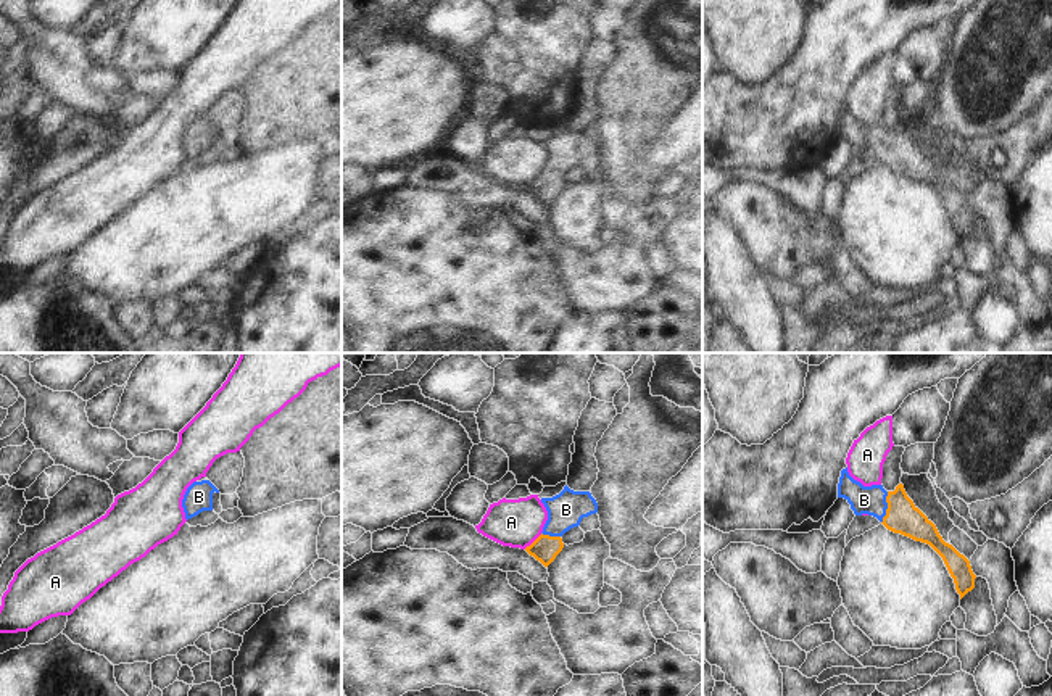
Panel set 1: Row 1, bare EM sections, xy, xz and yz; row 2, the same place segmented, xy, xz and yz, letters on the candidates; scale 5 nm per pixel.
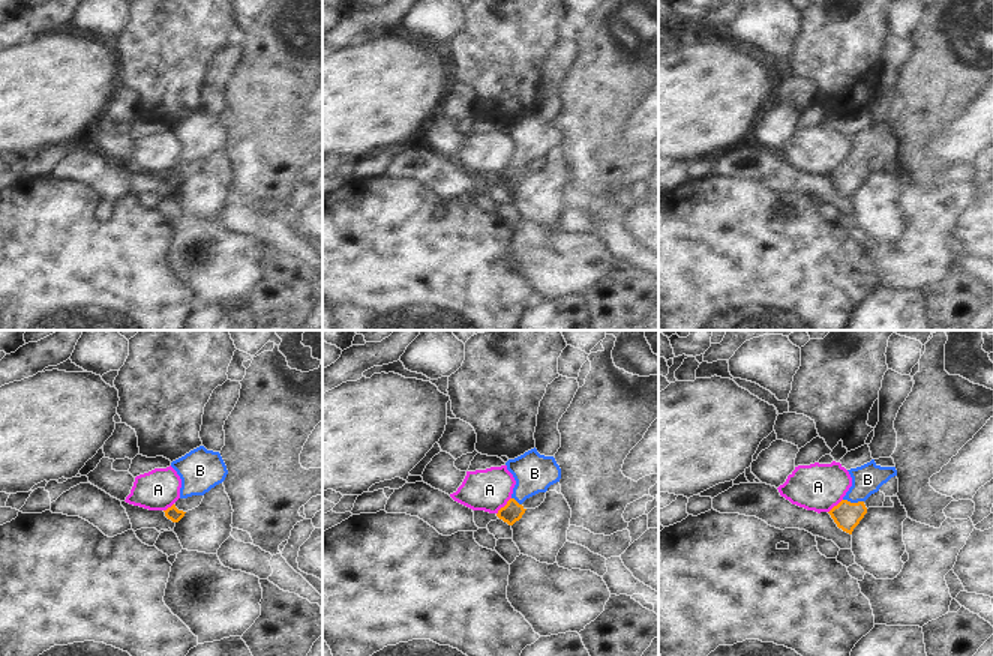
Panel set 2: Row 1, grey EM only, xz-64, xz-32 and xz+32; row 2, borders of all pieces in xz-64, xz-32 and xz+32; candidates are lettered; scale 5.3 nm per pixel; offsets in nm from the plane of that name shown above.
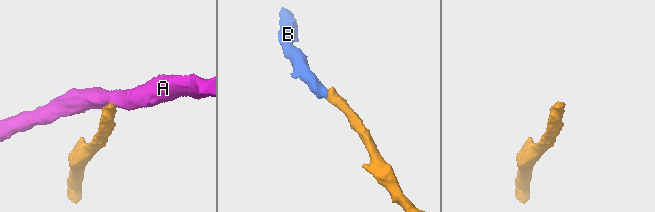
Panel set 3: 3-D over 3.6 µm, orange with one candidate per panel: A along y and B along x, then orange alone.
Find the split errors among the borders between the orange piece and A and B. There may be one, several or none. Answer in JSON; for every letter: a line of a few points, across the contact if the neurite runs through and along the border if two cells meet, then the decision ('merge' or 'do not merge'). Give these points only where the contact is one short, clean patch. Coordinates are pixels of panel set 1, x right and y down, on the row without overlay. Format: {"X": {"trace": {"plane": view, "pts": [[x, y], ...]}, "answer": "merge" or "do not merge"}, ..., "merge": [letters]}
{"A": {"trace": {"plane": "xz", "pts": [[542, 173], [524, 187]]}, "answer": "do not merge"}, "B": {"trace": {"plane": "yz", "pts": [[902, 157], [888, 147], [873, 139], [864, 139]]}, "answer": "merge"}, "merge": ["B"]}

